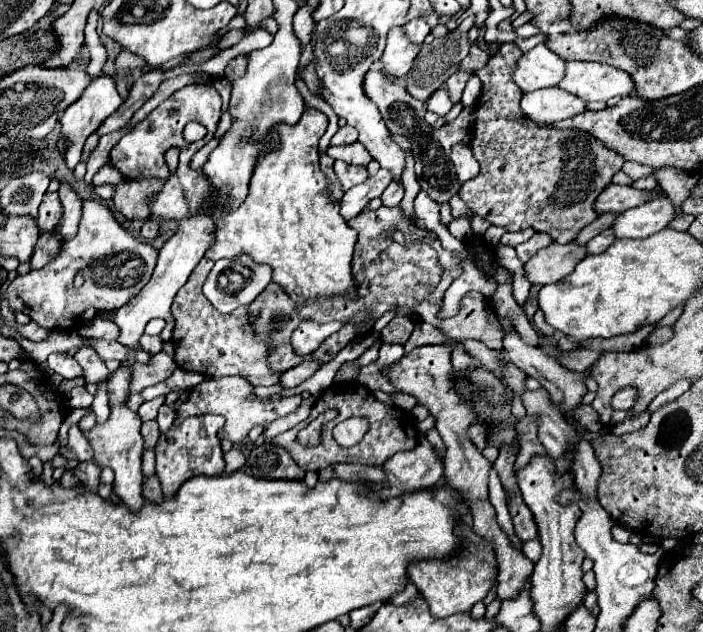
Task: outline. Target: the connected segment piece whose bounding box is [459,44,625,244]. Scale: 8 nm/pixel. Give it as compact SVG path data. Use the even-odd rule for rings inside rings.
M501 44L487 62L487 66L477 72L483 82L483 90L475 106L477 120L473 126L473 156L481 164L481 172L477 178L461 186L459 196L471 210L475 210L475 214L487 218L495 226L511 232L531 226L537 232L549 234L555 242L567 244L587 224L599 218L595 210L595 200L611 184L613 174L621 170L625 160L615 150L607 148L603 142L583 130L559 130L551 126L539 126L523 114L523 110L519 108L523 92L513 80L513 70L521 54L523 52L515 44Z

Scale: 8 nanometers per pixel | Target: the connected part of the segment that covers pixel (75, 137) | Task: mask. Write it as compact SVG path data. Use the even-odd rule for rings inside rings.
M103 76L103 78L97 78L83 94L77 102L73 102L63 118L61 118L61 136L65 140L65 152L63 152L63 158L67 162L67 168L73 170L75 164L81 160L81 152L83 152L83 146L85 146L85 140L105 122L105 118L109 118L117 108L121 106L121 98L117 94L117 88L115 88L115 80L111 76Z

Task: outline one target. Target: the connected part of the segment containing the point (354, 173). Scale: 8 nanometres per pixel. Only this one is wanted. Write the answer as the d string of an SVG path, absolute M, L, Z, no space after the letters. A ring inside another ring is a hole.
M341 160L335 162L335 174L337 174L337 178L345 190L367 180L367 168L365 166L353 166L353 164L347 164Z

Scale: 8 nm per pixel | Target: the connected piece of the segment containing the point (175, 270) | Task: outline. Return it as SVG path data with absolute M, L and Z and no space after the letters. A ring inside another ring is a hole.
M207 214L191 216L189 220L183 220L179 224L177 232L165 242L165 246L159 252L157 266L155 266L155 272L153 272L149 284L145 284L143 290L135 298L131 298L125 306L109 312L109 320L113 320L121 330L121 336L119 336L121 344L131 346L131 348L139 348L139 336L143 334L143 326L151 318L164 318L166 320L166 326L162 330L160 337L164 342L171 340L175 325L171 314L173 298L179 292L179 288L187 282L189 274L199 264L199 260L205 256L205 250L213 242L213 232L215 232L215 216L207 216Z

